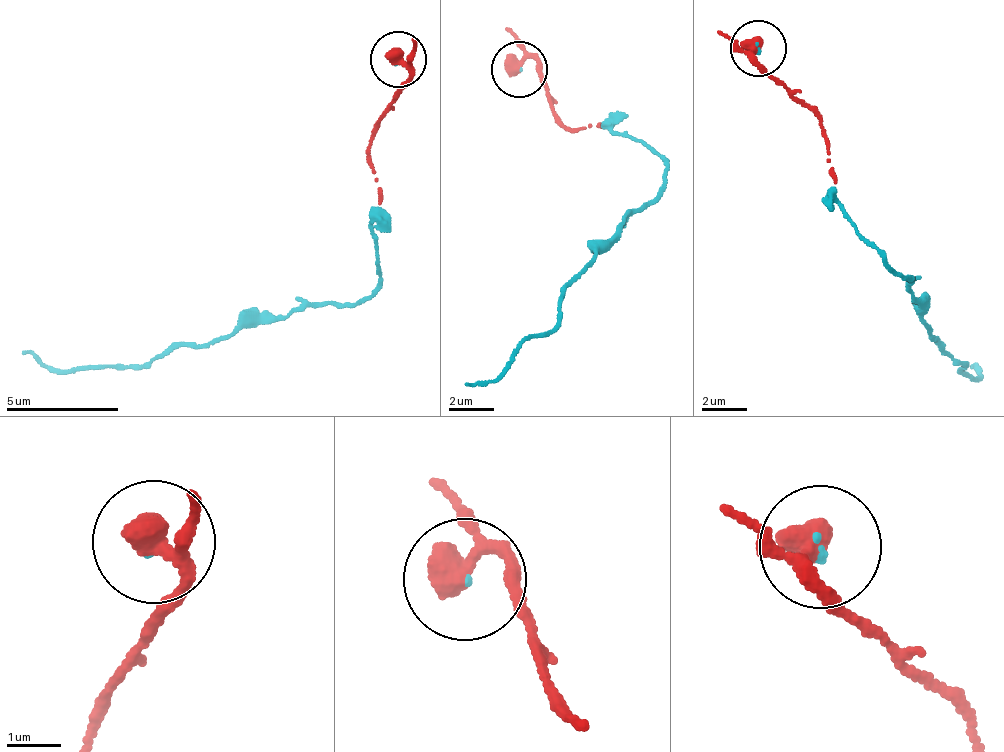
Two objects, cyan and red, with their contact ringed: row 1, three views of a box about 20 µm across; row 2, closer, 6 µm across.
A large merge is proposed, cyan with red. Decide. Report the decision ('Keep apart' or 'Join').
Join

